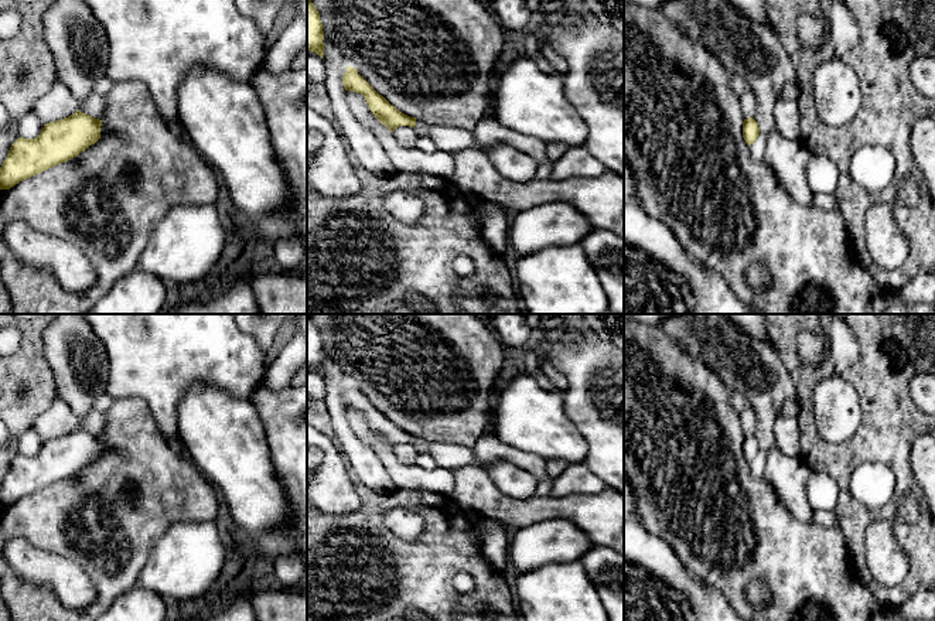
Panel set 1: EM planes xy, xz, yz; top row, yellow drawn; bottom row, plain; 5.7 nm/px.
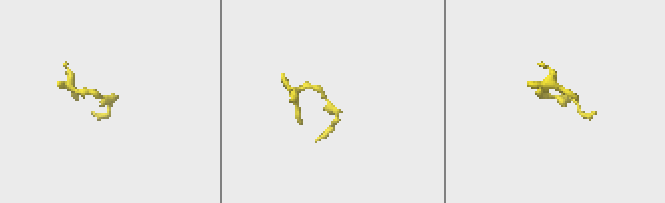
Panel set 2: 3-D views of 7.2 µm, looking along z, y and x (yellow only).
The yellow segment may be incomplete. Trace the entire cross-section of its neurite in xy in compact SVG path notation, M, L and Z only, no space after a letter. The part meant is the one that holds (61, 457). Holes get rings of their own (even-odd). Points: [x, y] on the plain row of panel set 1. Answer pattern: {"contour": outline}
{"contour": "M76 427L61 437L44 441L35 455L18 454L0 484L0 506L65 480L100 454L113 453L108 439Z"}

